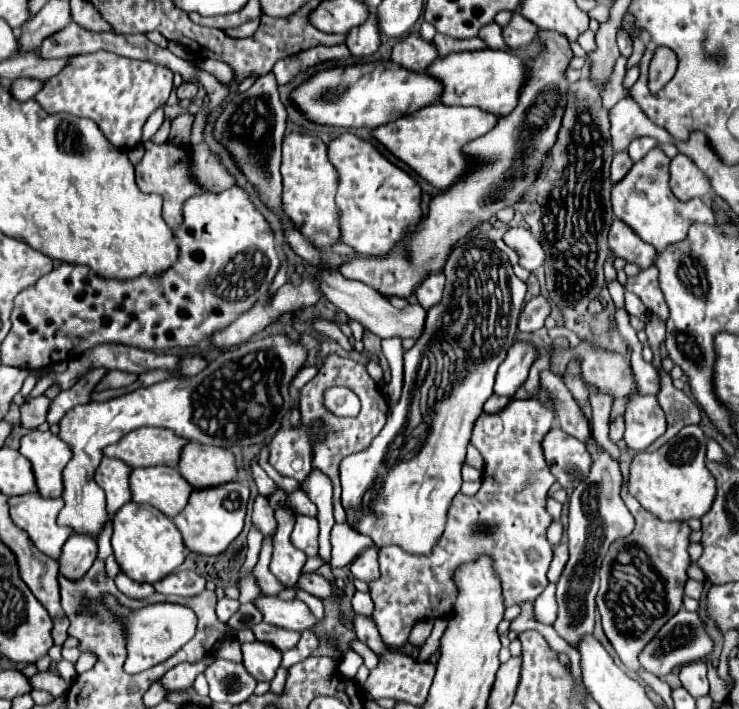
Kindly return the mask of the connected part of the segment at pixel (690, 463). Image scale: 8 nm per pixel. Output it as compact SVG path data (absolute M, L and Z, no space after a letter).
M685 426L657 452L639 452L631 462L629 490L637 502L663 520L691 520L709 512L717 488L705 466L705 436L699 426Z

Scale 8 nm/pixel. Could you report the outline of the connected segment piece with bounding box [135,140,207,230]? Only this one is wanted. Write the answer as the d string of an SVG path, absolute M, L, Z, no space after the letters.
M145 142L145 156L143 160L135 166L135 176L137 176L137 186L145 194L159 194L165 202L163 206L163 218L167 226L179 228L183 224L183 204L197 194L207 192L193 176L191 168L191 148L189 146L177 146L173 142Z

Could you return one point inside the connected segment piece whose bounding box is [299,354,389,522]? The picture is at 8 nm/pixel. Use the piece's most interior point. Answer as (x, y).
(343, 436)

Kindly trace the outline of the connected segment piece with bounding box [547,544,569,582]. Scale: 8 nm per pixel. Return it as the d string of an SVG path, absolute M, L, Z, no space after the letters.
M557 544L557 546L553 548L553 562L551 562L549 572L547 572L549 582L557 582L557 578L559 578L559 574L561 574L563 566L565 566L565 562L567 562L567 558L569 558L567 544Z

